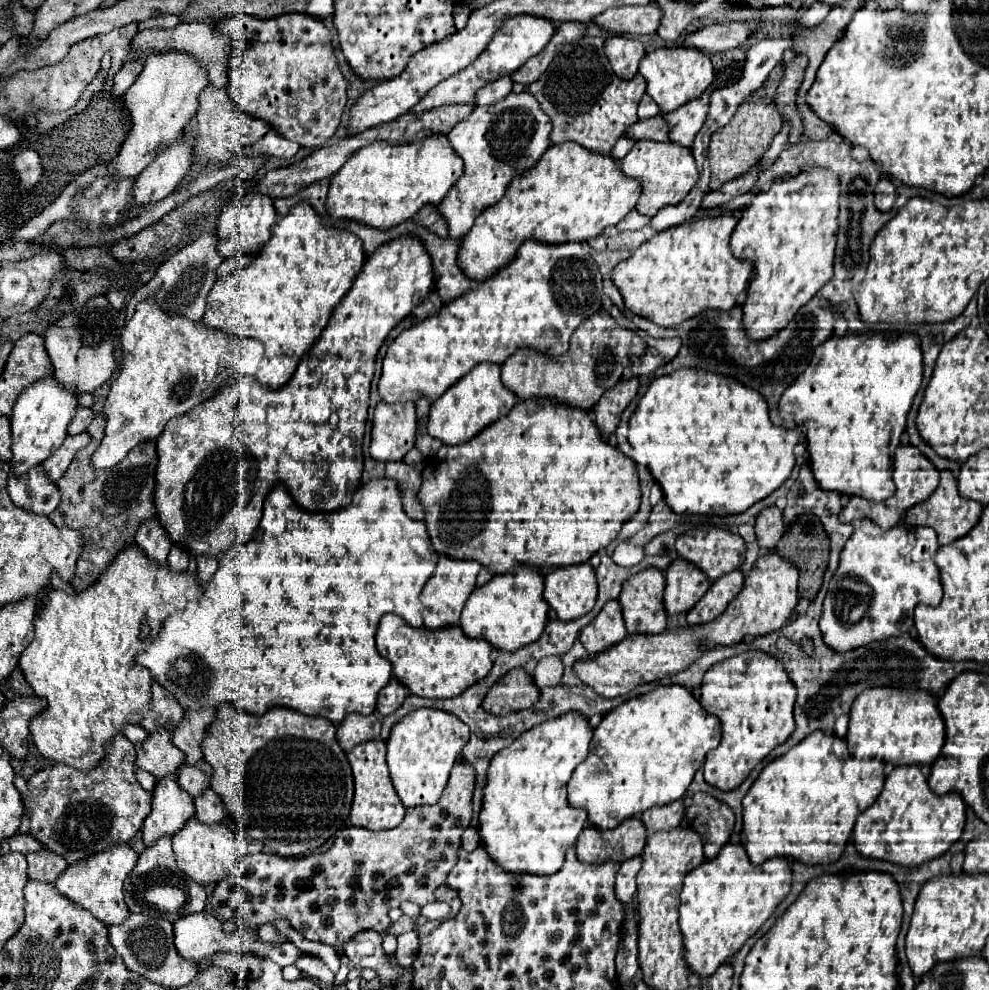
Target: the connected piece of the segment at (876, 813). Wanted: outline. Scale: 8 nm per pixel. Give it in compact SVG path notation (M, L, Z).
M897 765L887 775L885 787L877 801L857 817L853 843L863 857L913 867L945 853L961 837L963 827L965 801L957 791L937 795L929 789L927 777L919 765Z

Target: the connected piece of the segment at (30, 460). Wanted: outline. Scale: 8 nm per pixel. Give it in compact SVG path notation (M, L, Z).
M45 375L39 381L31 383L15 401L11 415L11 433L13 433L13 465L15 473L23 475L27 469L43 463L67 437L67 427L73 421L79 409L81 391L71 389L55 379L55 375Z

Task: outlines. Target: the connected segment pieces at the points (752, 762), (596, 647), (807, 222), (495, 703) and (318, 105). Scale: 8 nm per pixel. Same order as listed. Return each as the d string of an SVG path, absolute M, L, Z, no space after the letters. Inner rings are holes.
M753 649L715 663L703 677L701 705L719 717L723 737L719 747L707 753L703 765L705 781L723 791L741 785L751 769L793 733L795 701L797 687L789 679L781 659L767 651Z
M611 599L599 611L599 615L581 629L579 641L585 645L589 655L605 651L607 645L615 645L619 639L627 635L625 621L619 609L619 601Z
M817 167L773 181L767 191L755 193L751 203L743 209L731 235L731 251L735 257L749 259L755 265L755 279L749 283L747 299L743 303L743 329L749 331L749 337L773 337L773 333L783 329L789 319L795 317L797 309L803 307L833 277L833 257L839 229L839 195L839 175L825 167Z
M525 669L509 671L503 675L483 699L483 707L491 715L507 715L511 711L527 709L539 699L539 689L535 693L535 683Z
M287 13L273 19L235 15L219 21L217 29L229 33L237 43L227 81L227 93L237 109L269 121L301 147L323 147L337 131L347 103L345 77L337 67L331 33L323 21L307 13ZM249 37L259 37L257 45L241 49Z

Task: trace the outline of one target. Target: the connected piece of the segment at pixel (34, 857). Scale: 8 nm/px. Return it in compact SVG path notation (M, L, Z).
M43 847L35 853L29 853L27 861L29 861L29 879L37 879L37 881L45 881L45 883L53 883L67 867L65 857L53 853L47 847Z

